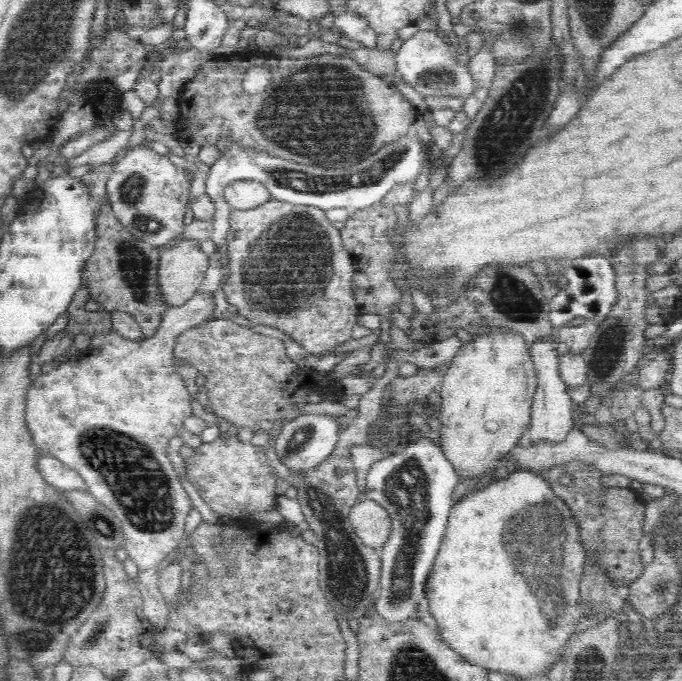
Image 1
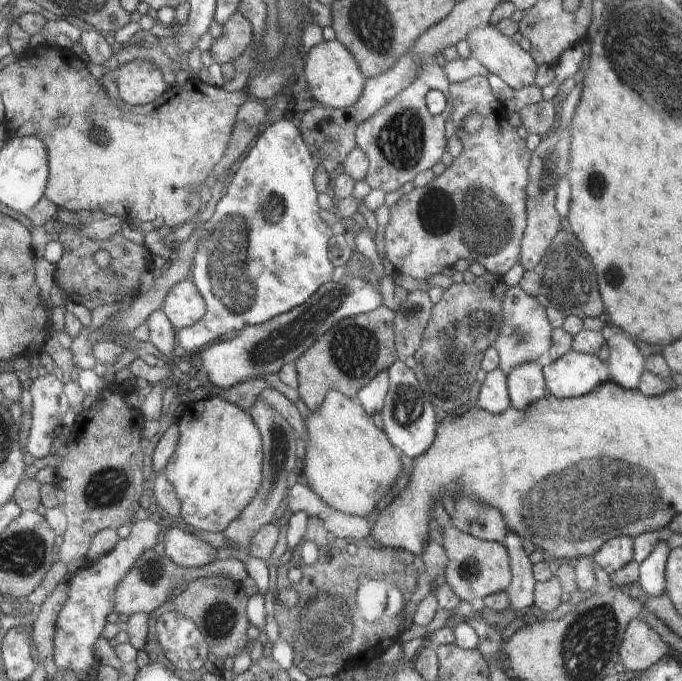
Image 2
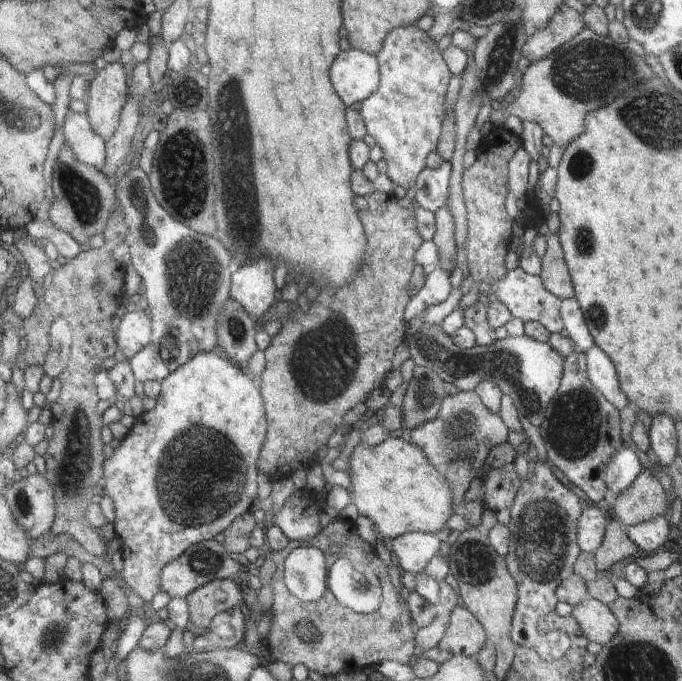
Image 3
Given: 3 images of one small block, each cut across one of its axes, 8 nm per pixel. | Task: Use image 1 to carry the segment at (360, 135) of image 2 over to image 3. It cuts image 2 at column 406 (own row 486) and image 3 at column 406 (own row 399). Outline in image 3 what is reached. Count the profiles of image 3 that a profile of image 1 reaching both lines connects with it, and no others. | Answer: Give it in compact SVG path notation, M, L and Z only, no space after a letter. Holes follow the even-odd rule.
M416 25L394 28L385 40L384 47L376 55L381 66L378 91L364 100L362 109L359 110L367 134L374 138L376 145L384 153L383 160L388 171L386 175L394 186L401 186L406 190L416 188L417 177L428 168L428 154L442 148L442 122L446 116L446 108L450 109L450 84L454 84L455 76L445 64L442 50L438 43L430 39L430 32L424 32Z

